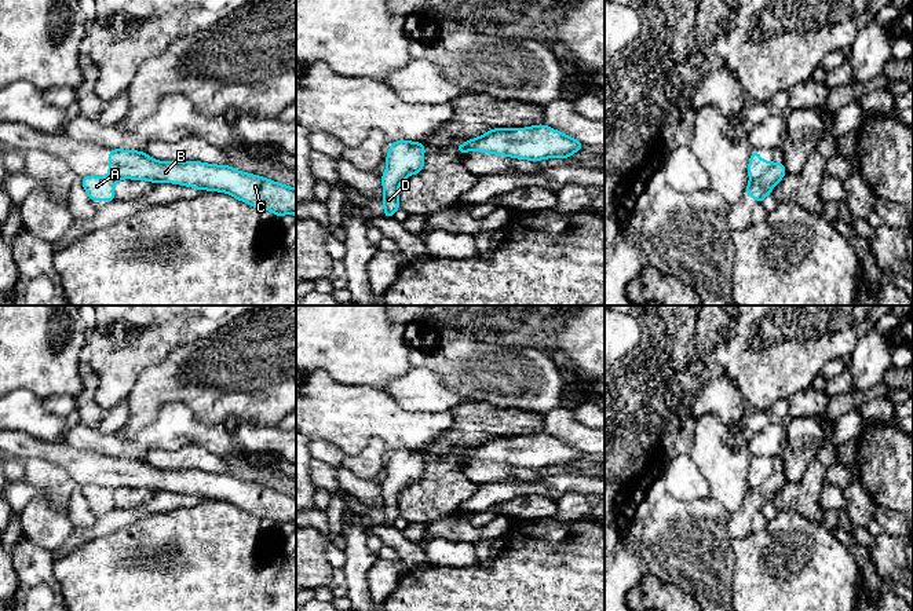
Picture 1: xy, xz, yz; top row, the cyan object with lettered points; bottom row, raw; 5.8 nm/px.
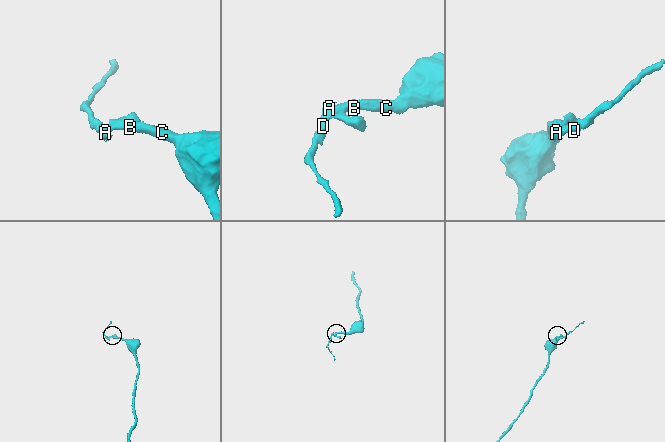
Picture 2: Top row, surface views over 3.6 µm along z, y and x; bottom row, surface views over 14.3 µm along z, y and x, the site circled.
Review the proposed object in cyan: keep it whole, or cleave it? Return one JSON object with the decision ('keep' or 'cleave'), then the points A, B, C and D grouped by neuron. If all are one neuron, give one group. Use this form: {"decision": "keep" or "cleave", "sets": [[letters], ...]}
{"decision": "cleave", "sets": [["A", "D"], ["B", "C"]]}

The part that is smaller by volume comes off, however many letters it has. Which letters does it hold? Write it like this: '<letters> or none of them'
A, D

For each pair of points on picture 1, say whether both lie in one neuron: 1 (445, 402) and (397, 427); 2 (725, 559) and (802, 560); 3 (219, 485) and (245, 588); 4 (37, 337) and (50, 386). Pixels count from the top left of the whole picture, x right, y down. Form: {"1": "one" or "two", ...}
{"1": "two", "2": "two", "3": "two", "4": "one"}

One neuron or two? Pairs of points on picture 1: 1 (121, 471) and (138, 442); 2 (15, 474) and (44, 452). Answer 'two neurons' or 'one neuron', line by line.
1: two neurons
2: two neurons

